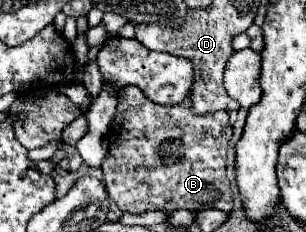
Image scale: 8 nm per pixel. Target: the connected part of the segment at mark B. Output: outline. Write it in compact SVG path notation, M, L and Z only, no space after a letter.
M134 85L124 87L118 93L118 111L106 135L110 143L108 155L100 165L110 199L118 205L120 211L132 215L142 215L154 209L162 209L162 211L220 209L230 213L232 191L226 177L226 147L230 137L232 137L232 129L228 125L228 113L216 111L214 115L212 113L196 115L192 111L190 93L178 105L158 105L146 99L138 87Z

